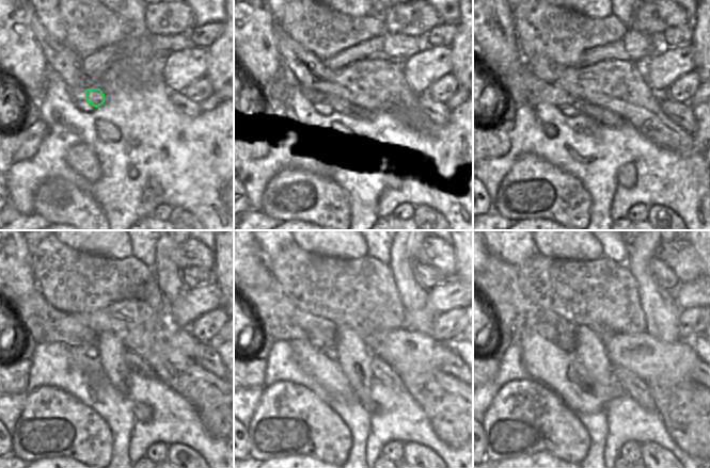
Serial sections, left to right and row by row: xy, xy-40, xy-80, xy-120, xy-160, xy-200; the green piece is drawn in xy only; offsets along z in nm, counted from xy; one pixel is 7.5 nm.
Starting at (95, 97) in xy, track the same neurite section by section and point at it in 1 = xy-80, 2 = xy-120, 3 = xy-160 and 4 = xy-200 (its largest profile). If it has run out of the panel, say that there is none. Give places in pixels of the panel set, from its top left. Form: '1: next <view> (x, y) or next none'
1: next xy-80 (603, 116)
2: next xy-120 (136, 364)
3: next xy-160 (381, 371)
4: next xy-200 (637, 389)

